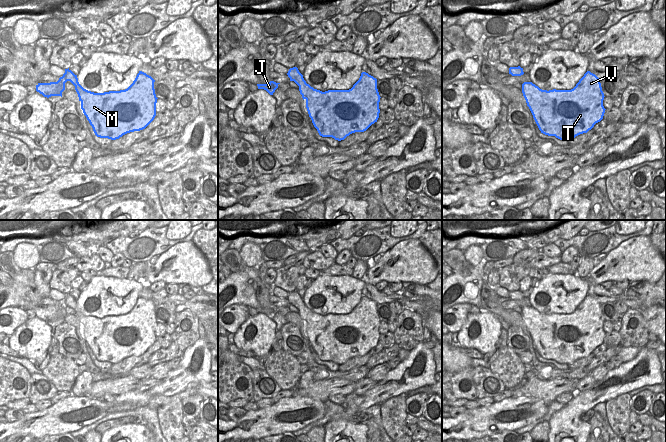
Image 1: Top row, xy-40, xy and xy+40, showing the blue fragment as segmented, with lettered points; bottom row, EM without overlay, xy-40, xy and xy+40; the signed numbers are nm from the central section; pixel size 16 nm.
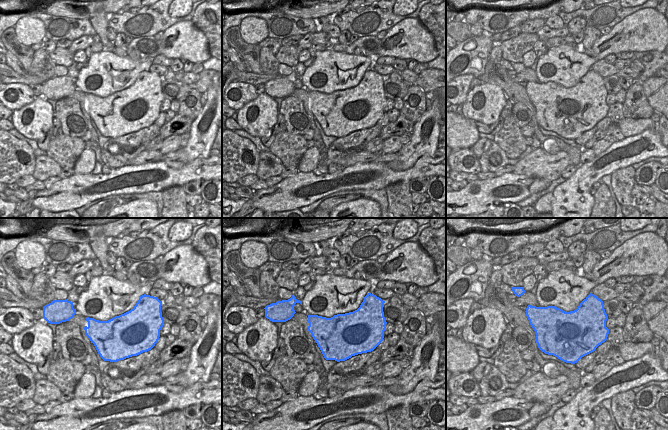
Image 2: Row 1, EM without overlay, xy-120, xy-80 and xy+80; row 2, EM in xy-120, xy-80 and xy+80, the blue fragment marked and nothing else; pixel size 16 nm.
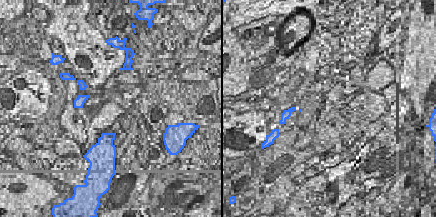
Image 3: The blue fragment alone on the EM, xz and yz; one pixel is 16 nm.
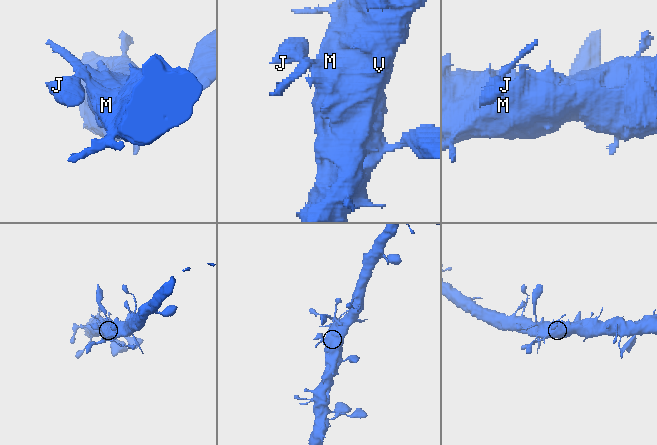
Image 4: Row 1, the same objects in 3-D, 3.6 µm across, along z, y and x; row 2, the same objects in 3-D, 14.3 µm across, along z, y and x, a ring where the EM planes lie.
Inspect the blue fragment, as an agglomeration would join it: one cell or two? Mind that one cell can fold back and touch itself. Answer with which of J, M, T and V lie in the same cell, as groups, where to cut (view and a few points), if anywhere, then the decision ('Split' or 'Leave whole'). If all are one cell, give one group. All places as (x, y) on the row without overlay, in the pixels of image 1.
Groups: J M T V. No split. Leave whole.

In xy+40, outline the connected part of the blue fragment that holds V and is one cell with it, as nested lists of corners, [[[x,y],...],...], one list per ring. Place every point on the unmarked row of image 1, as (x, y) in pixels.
[[[587,295],[571,314],[547,315],[524,306],[522,317],[541,357],[570,365],[603,343],[605,320],[600,305]]]

